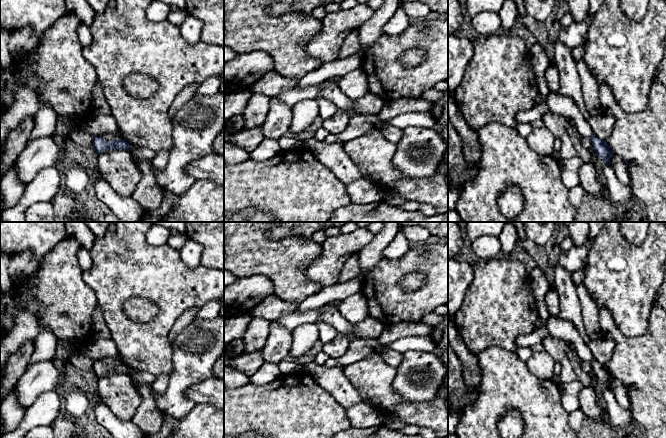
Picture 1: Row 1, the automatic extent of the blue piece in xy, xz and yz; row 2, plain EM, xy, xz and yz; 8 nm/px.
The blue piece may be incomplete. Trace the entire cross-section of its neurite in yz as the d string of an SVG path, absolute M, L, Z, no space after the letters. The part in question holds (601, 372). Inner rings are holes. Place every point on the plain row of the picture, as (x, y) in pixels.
M549 316L546 320L546 327L551 336L573 344L579 357L590 361L596 379L600 380L604 387L610 390L610 382L614 376L610 373L606 365L602 365L592 357L591 352L573 323L558 319L555 316Z

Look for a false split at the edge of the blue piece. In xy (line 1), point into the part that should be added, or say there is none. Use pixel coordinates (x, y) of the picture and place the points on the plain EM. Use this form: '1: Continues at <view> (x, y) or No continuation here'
1: No continuation here

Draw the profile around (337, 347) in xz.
M338 333L332 340L323 344L322 351L331 359L339 359L349 348L351 340Z

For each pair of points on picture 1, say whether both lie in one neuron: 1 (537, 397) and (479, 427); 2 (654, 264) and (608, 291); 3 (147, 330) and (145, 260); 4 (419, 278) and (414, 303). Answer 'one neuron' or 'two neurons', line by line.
1: one neuron
2: one neuron
3: one neuron
4: two neurons

